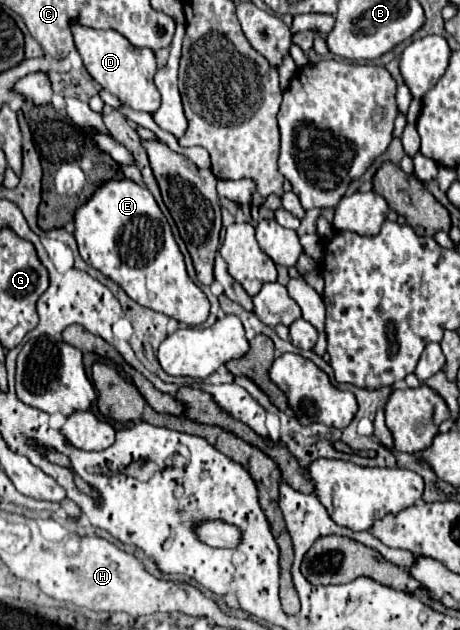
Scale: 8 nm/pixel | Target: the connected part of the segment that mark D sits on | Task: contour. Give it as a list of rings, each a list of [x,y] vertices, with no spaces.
[[[74,24],[72,34],[88,74],[104,90],[114,94],[124,106],[132,110],[154,114],[160,108],[160,92],[154,86],[154,74],[158,68],[156,68],[156,56],[152,50],[134,48],[116,30],[92,30],[92,28]]]

